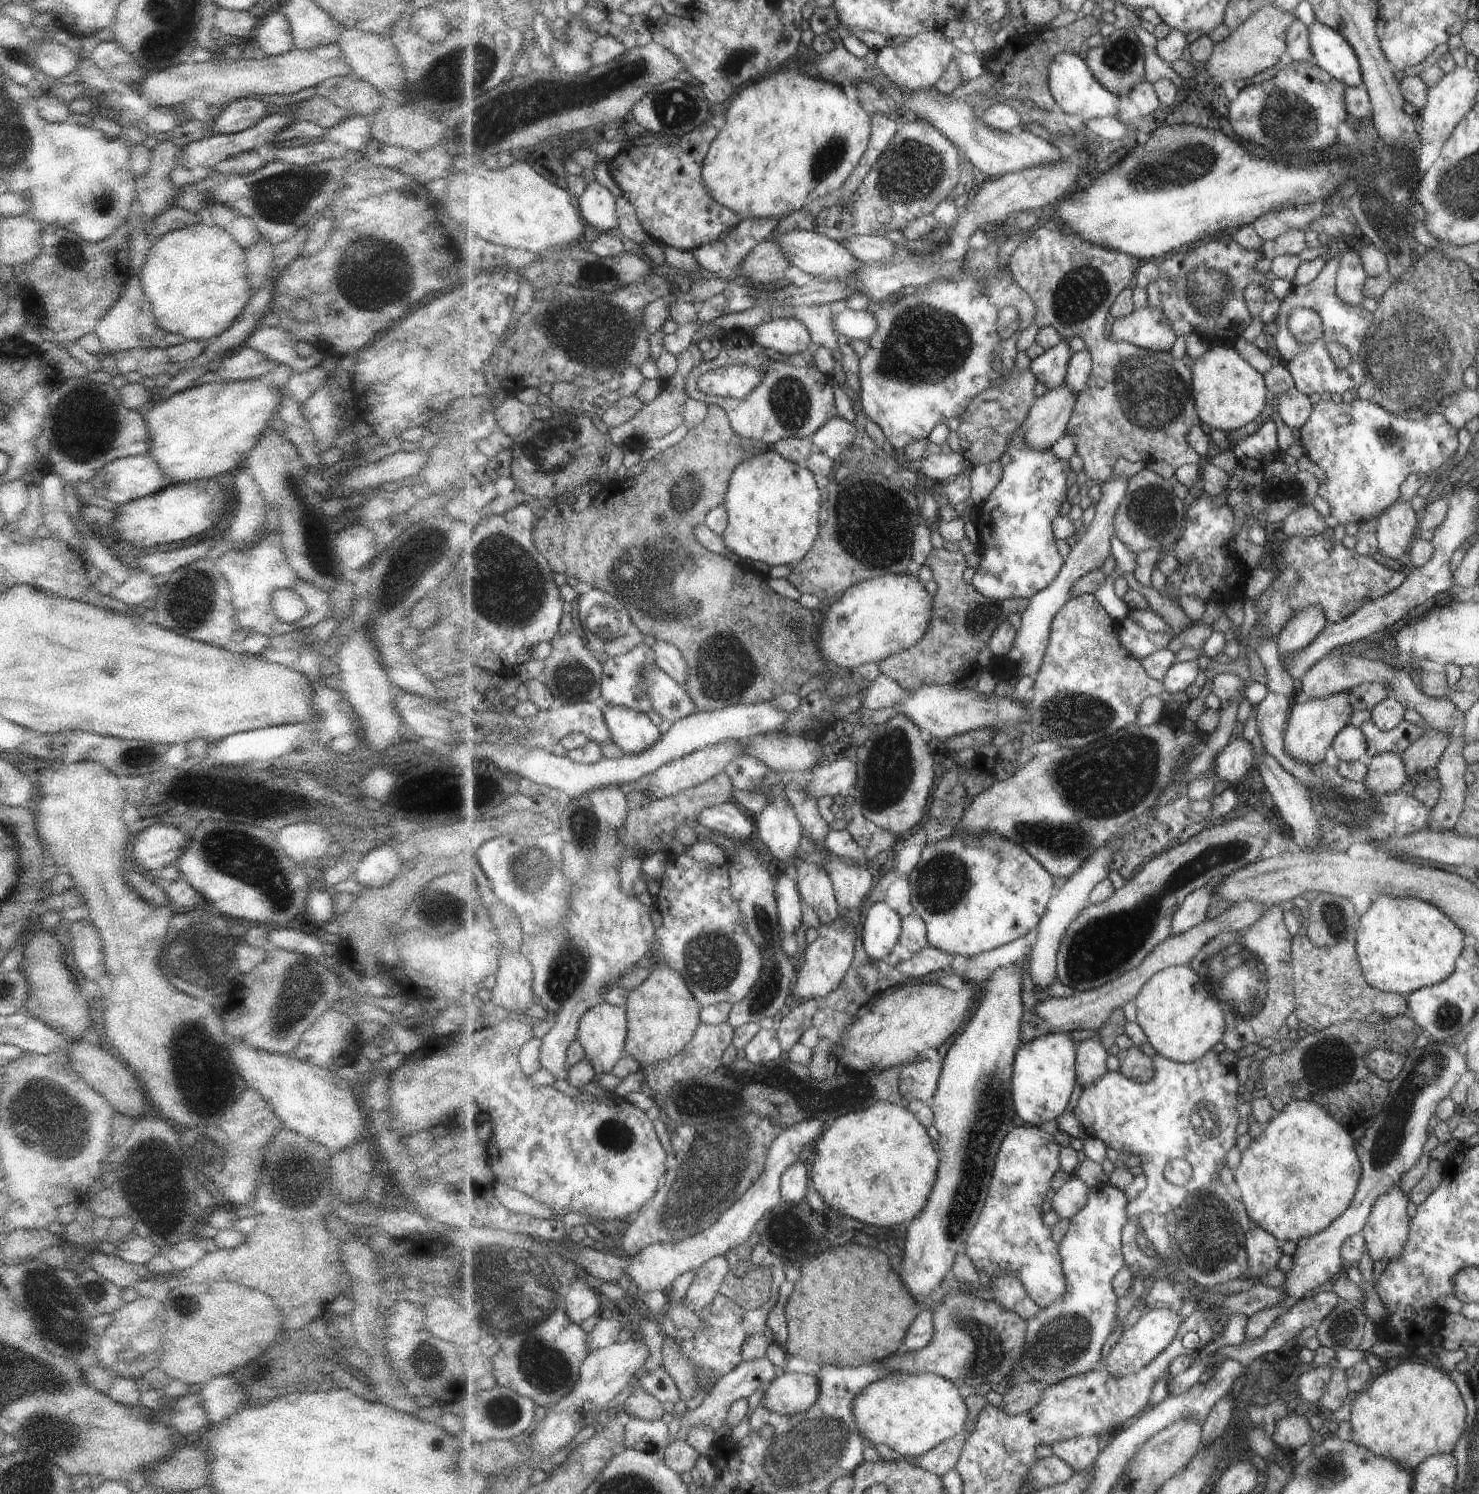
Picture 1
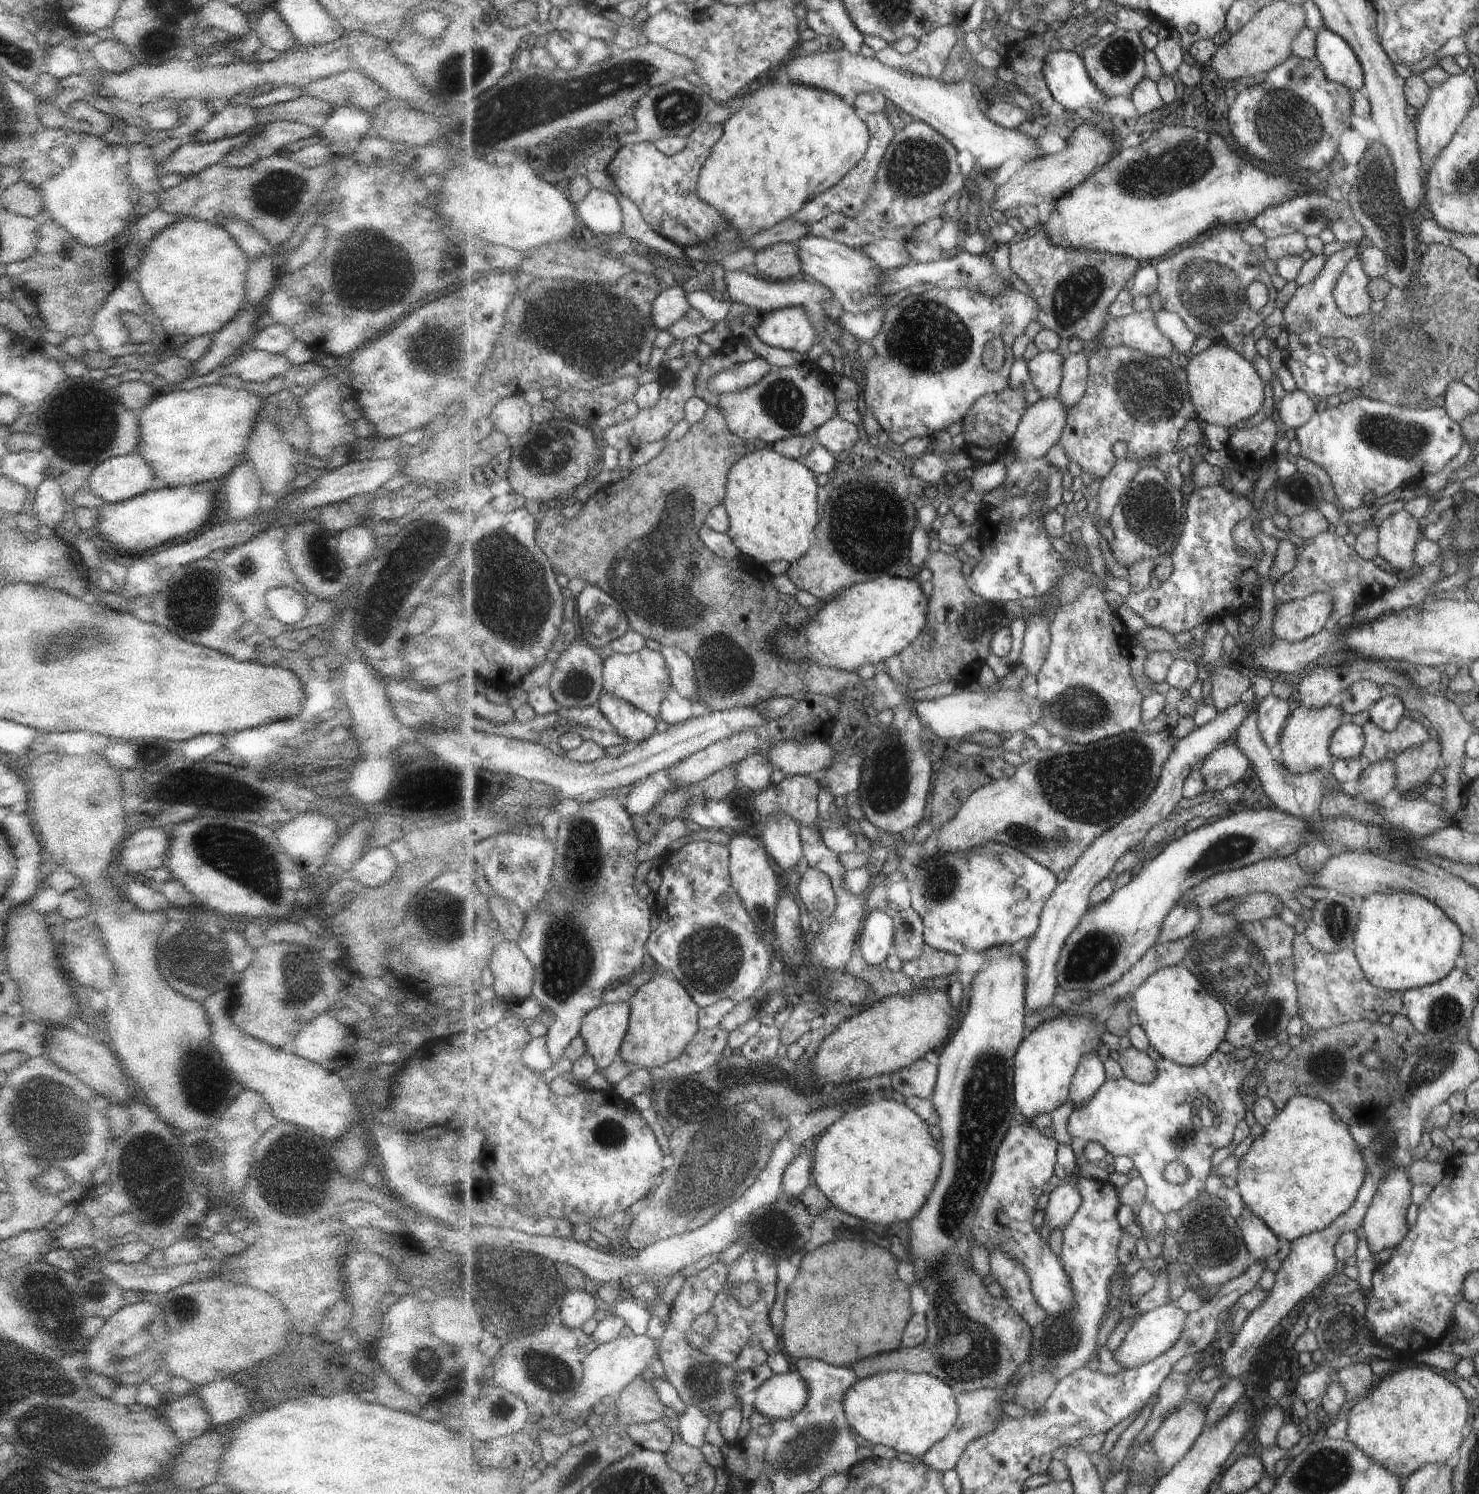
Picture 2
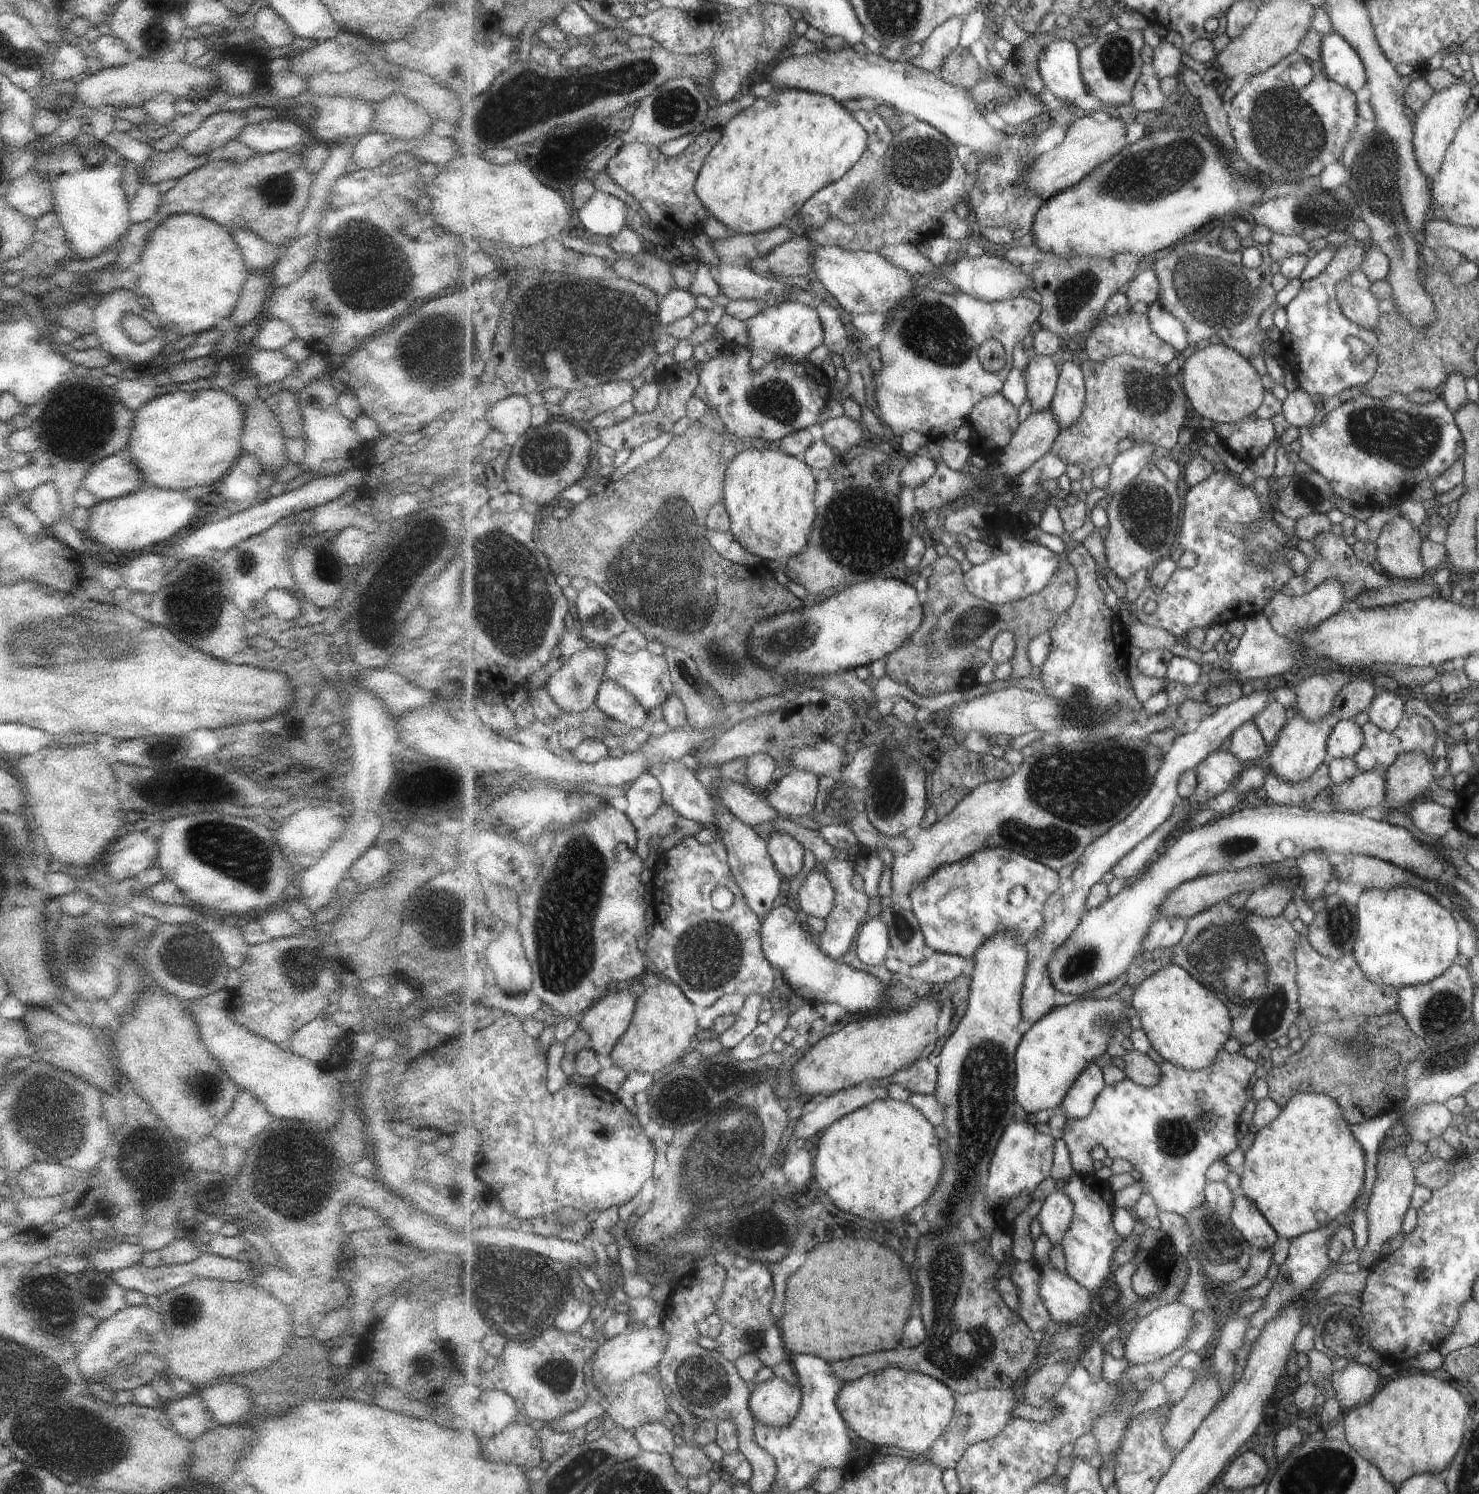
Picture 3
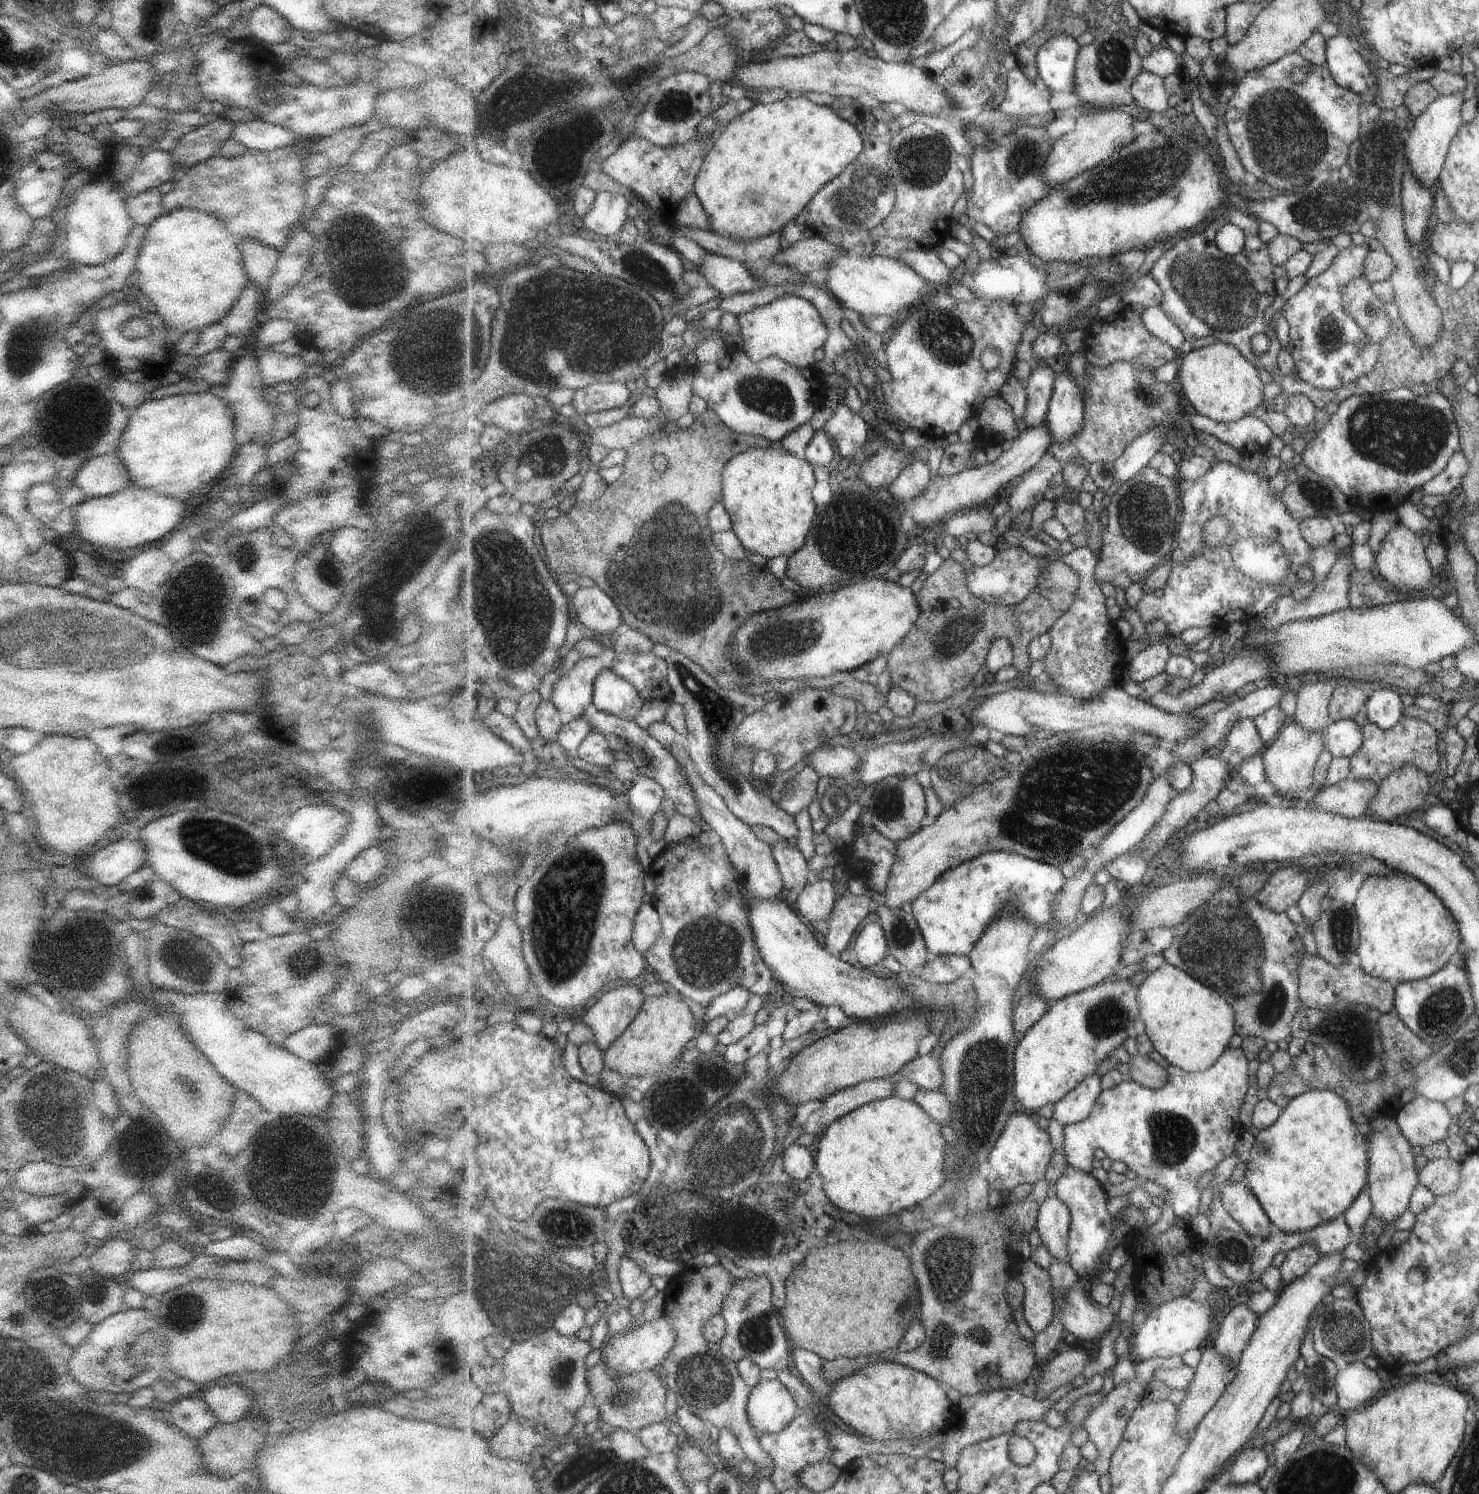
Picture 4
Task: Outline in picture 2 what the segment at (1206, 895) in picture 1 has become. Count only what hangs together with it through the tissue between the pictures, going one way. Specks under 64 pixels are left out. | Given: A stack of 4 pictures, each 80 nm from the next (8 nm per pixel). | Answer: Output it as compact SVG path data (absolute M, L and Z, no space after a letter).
M1179 903L1164 920L1163 930L1158 938L1159 943L1170 943L1185 938L1194 932L1201 922L1200 909L1192 903Z

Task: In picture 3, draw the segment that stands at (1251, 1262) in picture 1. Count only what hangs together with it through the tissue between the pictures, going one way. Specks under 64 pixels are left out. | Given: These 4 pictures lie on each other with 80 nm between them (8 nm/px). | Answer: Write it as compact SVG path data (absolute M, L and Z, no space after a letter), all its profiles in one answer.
M1236 1191L1237 1198L1233 1204L1231 1223L1243 1234L1245 1240L1251 1244L1253 1250L1267 1250L1281 1241L1273 1226L1255 1206L1253 1200Z

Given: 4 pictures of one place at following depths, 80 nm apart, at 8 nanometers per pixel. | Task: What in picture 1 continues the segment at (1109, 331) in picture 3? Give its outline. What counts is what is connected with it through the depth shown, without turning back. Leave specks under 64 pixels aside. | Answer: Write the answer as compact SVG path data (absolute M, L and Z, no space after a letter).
M1149 305L1135 309L1128 317L1116 319L1109 336L1115 342L1127 341L1154 351L1169 351L1177 340L1163 308L1160 310Z

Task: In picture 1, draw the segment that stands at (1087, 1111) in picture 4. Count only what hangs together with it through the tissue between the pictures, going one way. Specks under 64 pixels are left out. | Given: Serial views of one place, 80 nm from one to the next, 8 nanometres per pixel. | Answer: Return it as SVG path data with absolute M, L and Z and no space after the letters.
M1085 1039L1081 1041L1076 1064L1077 1080L1081 1090L1094 1087L1108 1073L1109 1053L1101 1046L1101 1041Z

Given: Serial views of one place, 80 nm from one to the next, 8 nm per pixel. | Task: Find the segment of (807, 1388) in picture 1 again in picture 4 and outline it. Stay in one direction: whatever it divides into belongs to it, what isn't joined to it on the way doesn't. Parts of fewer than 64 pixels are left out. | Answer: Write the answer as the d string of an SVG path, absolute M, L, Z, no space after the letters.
M778 1379L760 1382L748 1402L749 1420L755 1431L777 1433L792 1425L799 1414L796 1395Z

